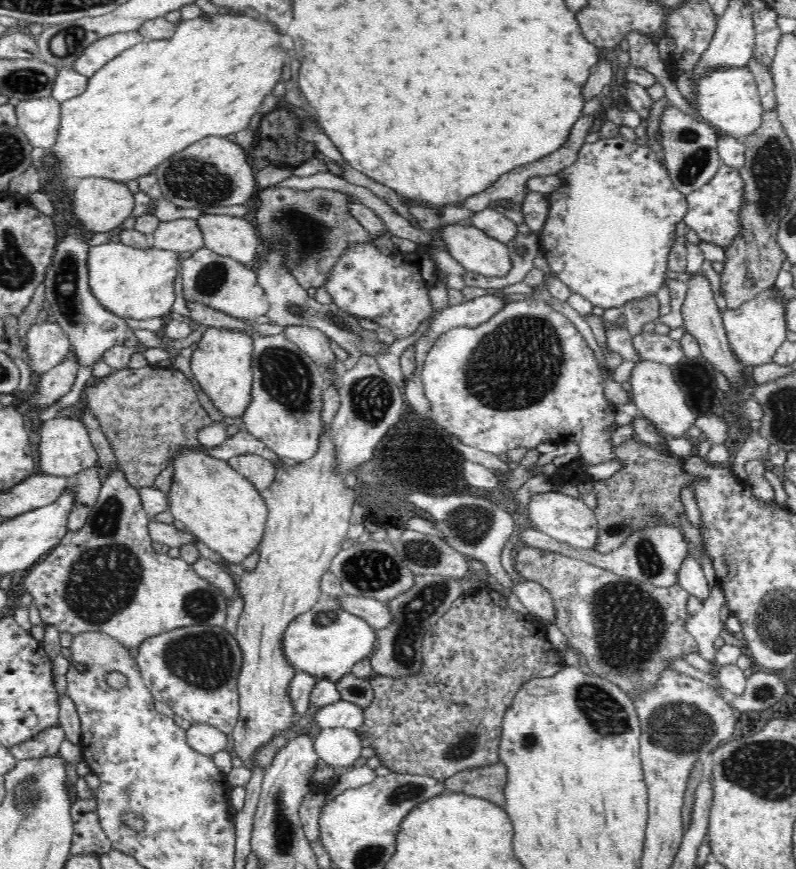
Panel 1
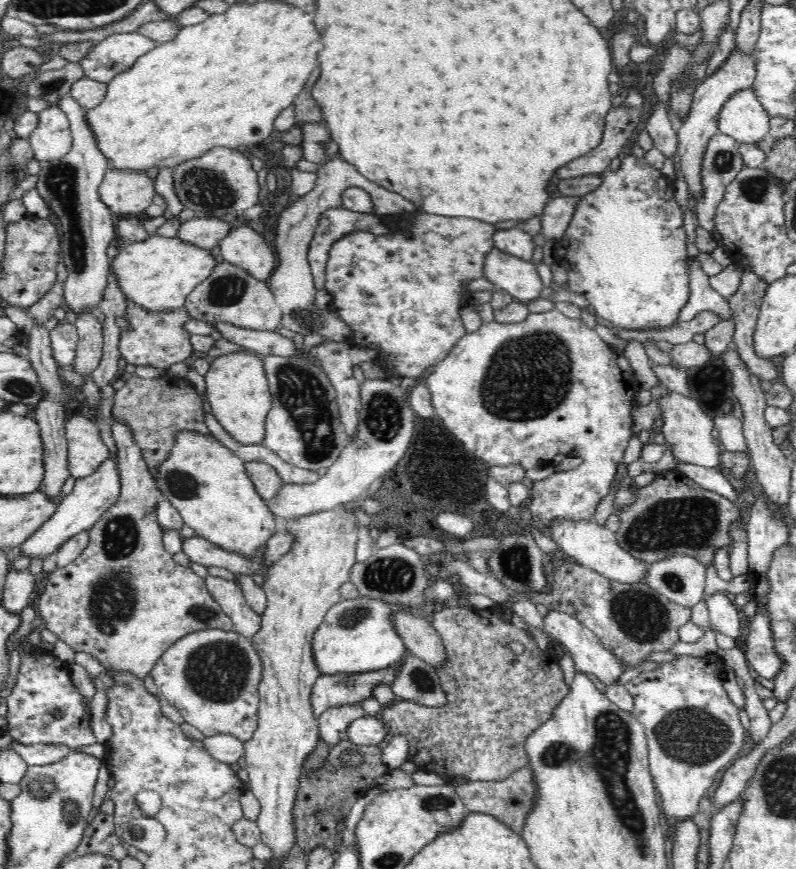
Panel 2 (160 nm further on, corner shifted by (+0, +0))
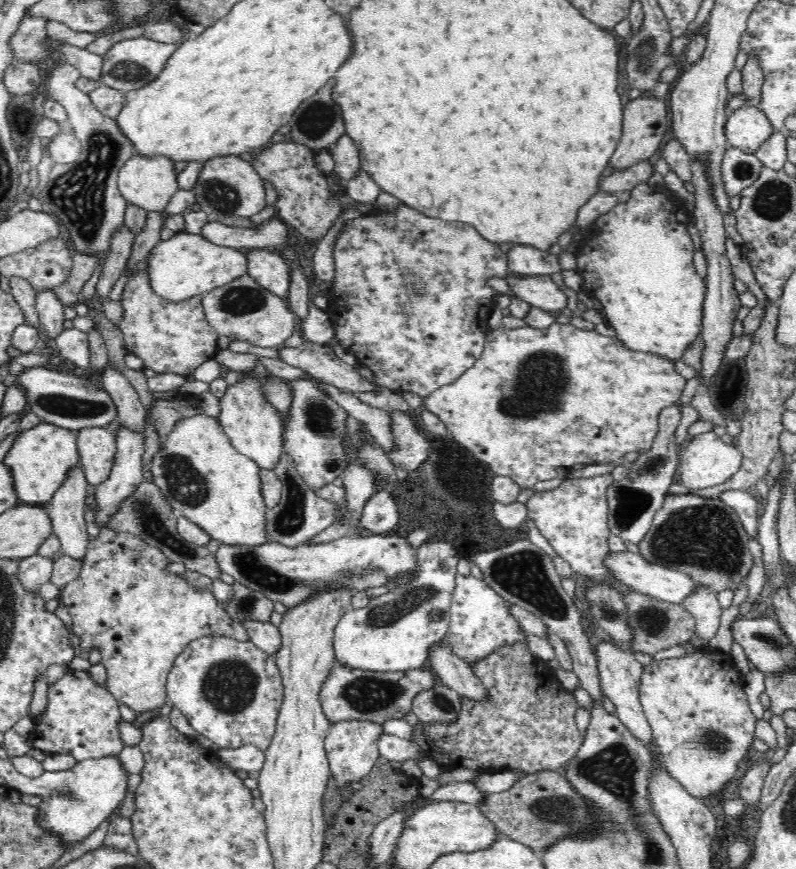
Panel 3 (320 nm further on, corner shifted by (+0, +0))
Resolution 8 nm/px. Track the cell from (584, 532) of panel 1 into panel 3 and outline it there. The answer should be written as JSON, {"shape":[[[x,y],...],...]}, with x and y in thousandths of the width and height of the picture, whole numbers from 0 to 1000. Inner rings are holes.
{"shape":[[[764,631],[755,640],[755,648],[764,661],[763,665],[774,673],[844,694],[853,694],[858,686],[866,682],[866,679],[874,672],[864,662],[814,647],[810,642],[791,635],[791,633],[771,635],[771,633]]]}

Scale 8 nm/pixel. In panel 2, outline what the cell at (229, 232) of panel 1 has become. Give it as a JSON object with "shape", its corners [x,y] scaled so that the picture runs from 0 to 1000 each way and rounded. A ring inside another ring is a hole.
{"shape":[[[289,258],[285,268],[271,280],[281,299],[334,323],[345,305],[345,290],[332,270],[310,258]]]}

